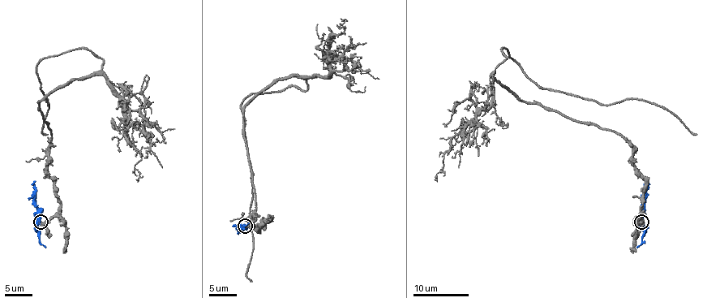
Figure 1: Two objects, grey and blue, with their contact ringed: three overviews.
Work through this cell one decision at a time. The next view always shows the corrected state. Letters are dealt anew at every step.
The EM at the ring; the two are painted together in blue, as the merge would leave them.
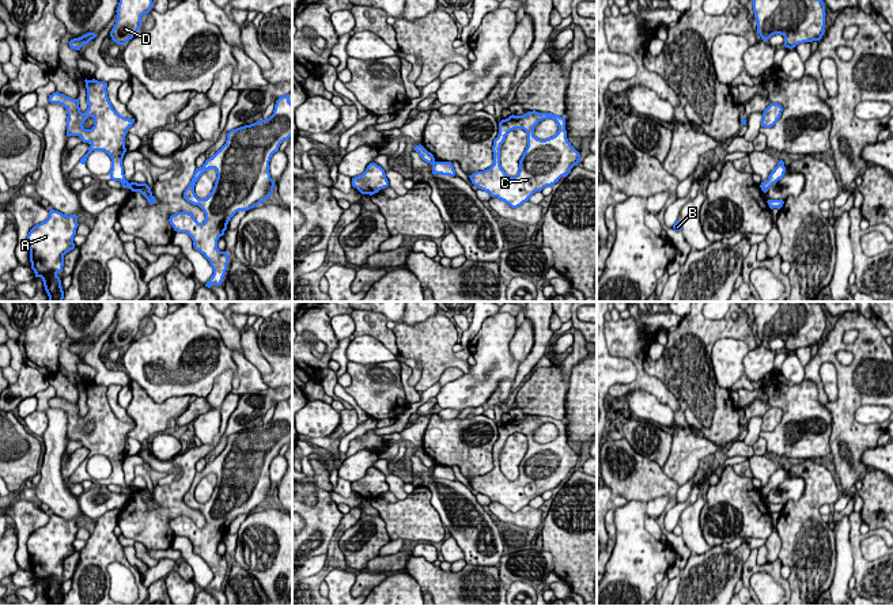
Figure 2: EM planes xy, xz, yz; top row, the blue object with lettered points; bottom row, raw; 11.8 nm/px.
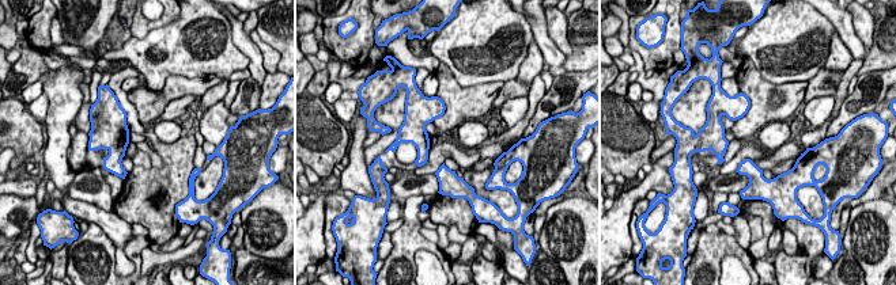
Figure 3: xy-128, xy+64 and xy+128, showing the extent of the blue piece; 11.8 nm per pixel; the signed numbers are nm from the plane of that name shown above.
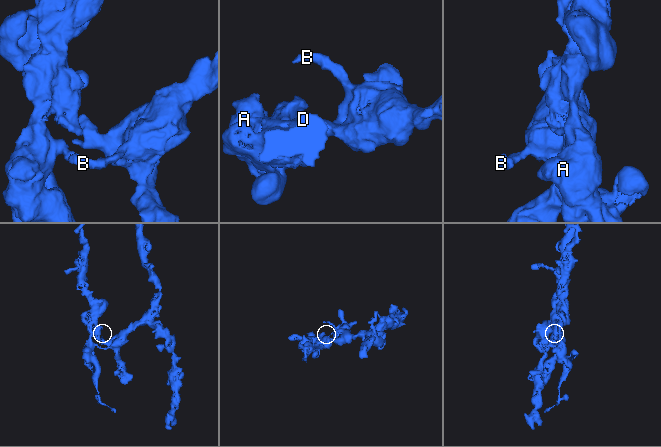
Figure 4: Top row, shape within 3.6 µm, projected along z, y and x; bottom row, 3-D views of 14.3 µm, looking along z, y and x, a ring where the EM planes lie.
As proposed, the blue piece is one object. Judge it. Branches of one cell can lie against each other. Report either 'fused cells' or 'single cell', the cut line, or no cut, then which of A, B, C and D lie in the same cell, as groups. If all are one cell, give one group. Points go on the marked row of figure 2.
fused cells; cut in xy along (129, 184), (131, 188); A D / B C

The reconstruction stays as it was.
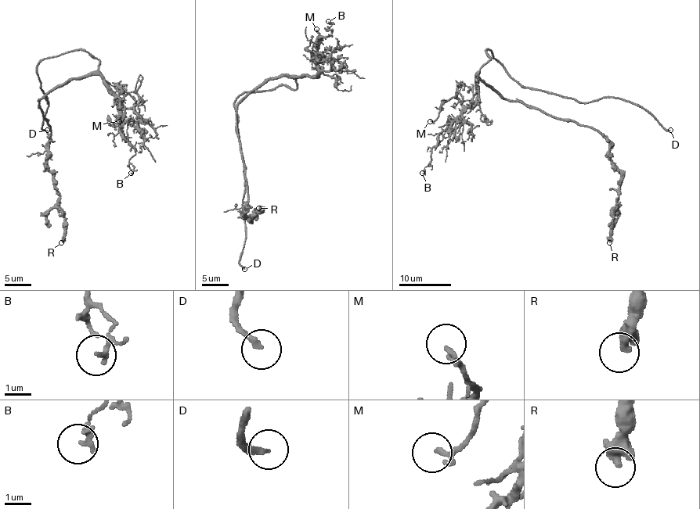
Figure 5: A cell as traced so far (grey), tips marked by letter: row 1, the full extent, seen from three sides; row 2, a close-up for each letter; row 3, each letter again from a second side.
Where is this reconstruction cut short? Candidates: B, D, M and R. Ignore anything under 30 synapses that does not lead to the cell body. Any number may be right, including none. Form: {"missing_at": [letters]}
{"missing_at": []}

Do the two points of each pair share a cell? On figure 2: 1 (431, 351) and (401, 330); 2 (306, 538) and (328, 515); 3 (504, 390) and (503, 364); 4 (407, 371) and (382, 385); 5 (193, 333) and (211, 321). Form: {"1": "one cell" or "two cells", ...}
{"1": "one cell", "2": "one cell", "3": "two cells", "4": "two cells", "5": "two cells"}

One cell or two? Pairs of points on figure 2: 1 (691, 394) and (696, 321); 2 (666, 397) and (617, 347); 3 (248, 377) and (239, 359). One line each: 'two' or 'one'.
1: one
2: one
3: one

